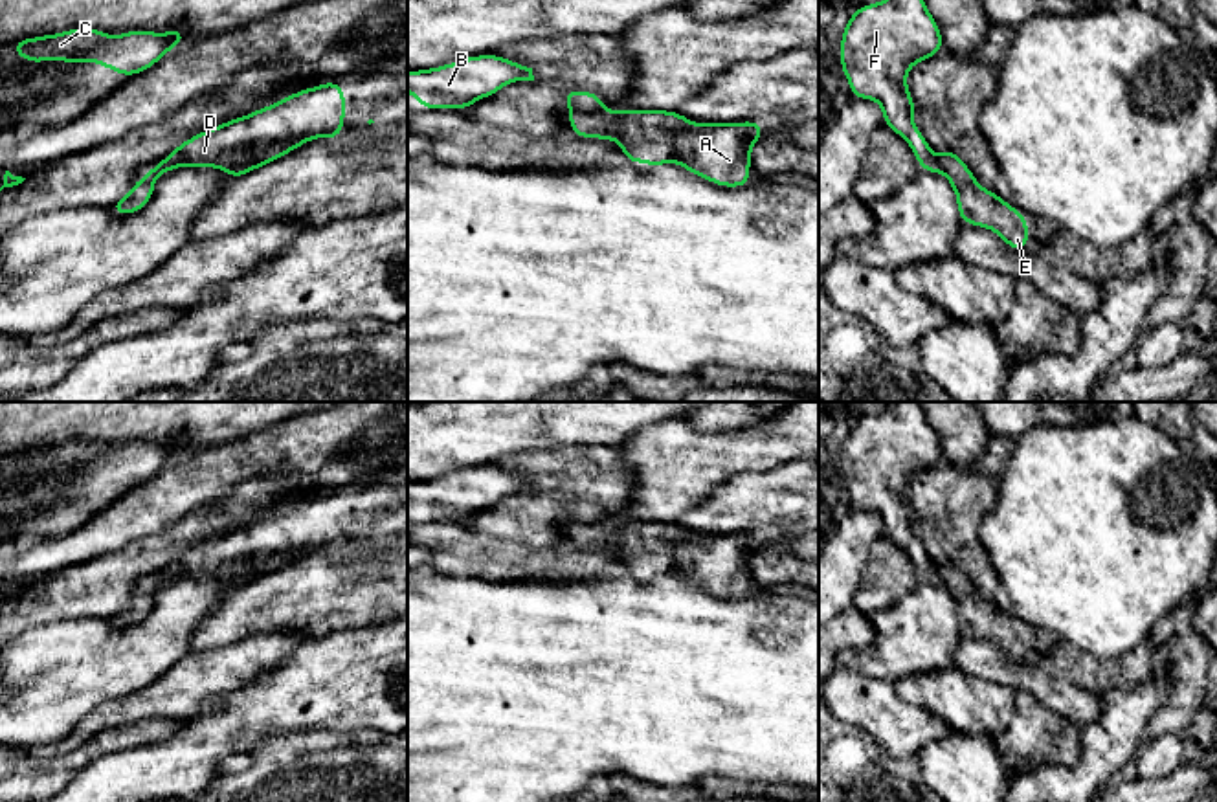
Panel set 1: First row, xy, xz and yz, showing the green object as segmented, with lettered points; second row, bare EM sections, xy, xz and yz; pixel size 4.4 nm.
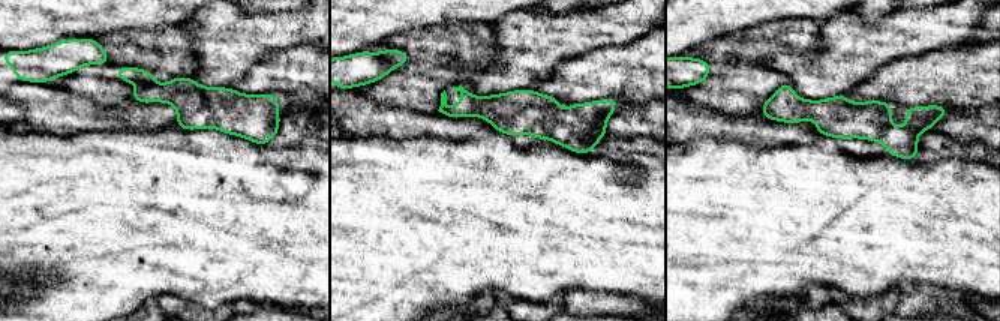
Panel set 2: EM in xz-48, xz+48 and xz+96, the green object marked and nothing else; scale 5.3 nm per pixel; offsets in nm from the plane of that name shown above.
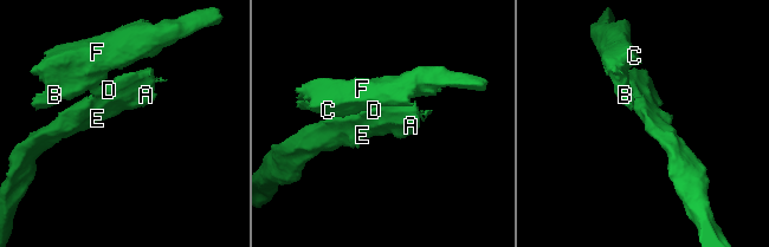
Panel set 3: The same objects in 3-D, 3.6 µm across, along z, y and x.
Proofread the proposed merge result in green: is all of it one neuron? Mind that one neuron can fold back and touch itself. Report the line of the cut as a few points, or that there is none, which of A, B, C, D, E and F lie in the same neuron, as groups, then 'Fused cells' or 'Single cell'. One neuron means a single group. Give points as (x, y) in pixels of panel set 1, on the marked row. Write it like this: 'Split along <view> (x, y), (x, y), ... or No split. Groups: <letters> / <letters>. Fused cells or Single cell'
Split along xz (571, 109), (597, 111). Groups: A D E / B C F. Fused cells

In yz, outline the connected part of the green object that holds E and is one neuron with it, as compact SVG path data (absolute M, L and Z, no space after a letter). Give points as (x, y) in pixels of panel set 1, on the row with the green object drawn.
M951 149L938 156L940 169L956 193L960 222L995 231L1011 250L1024 251L1026 213L1013 209L997 193L984 189L964 160Z

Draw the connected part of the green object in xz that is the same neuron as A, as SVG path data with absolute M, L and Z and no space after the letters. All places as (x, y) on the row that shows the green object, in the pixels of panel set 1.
M569 110L575 138L619 141L628 163L644 162L648 167L679 163L688 173L721 187L749 187L751 149L765 132L760 121L690 123L692 117L674 110Z

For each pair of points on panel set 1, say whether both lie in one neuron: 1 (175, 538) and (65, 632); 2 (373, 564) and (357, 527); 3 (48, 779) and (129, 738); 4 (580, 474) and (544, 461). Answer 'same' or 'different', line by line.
1: different
2: different
3: same
4: same

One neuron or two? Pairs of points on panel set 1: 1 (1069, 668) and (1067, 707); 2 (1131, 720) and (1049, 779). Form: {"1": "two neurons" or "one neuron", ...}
{"1": "two neurons", "2": "one neuron"}

